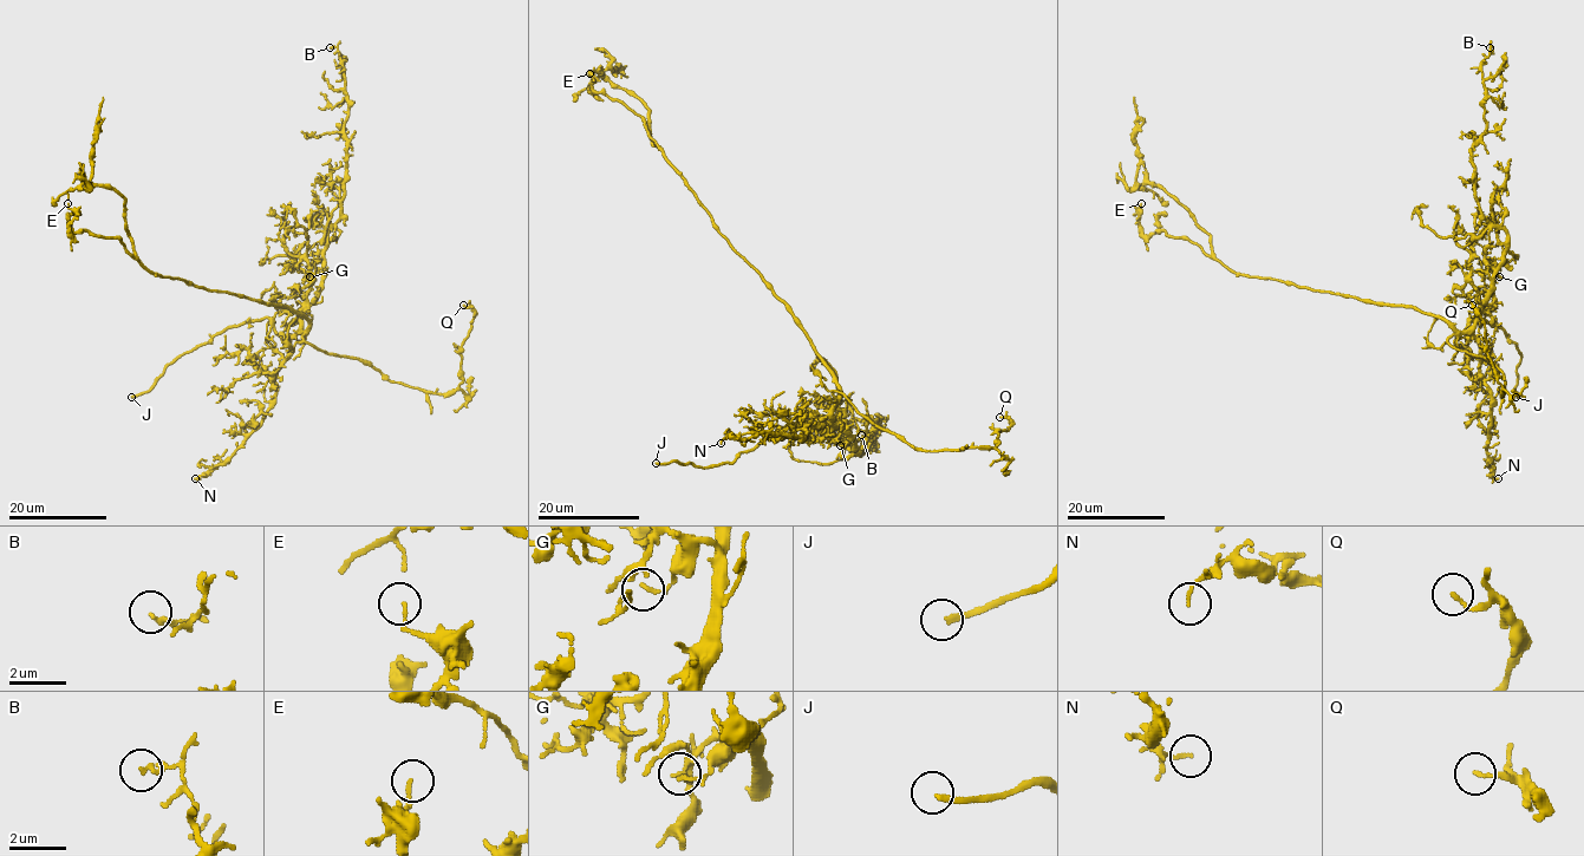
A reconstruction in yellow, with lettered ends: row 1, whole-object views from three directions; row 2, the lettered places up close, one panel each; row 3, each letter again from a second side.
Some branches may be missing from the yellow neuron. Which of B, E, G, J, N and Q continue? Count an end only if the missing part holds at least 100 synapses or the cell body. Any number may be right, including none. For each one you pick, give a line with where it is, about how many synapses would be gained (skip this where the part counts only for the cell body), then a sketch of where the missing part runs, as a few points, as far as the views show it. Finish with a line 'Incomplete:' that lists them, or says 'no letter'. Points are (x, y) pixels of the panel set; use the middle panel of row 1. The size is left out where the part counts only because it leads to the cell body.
J: (656, 463) | (656, 463), (626, 458), (628, 464), (643, 468), (658, 466), (663, 482)
Incomplete: J

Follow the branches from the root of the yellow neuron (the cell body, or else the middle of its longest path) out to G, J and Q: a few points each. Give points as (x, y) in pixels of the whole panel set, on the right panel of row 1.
G: (1374, 304), (1414, 306), (1441, 318), (1459, 331), (1466, 331), (1473, 325), (1491, 291), (1494, 270), (1499, 276)
J: (1374, 304), (1414, 306), (1473, 338), (1473, 318), (1499, 326), (1521, 355), (1516, 397)
Q: (1374, 304), (1440, 318), (1455, 332), (1452, 345), (1503, 373), (1501, 394), (1472, 305)

